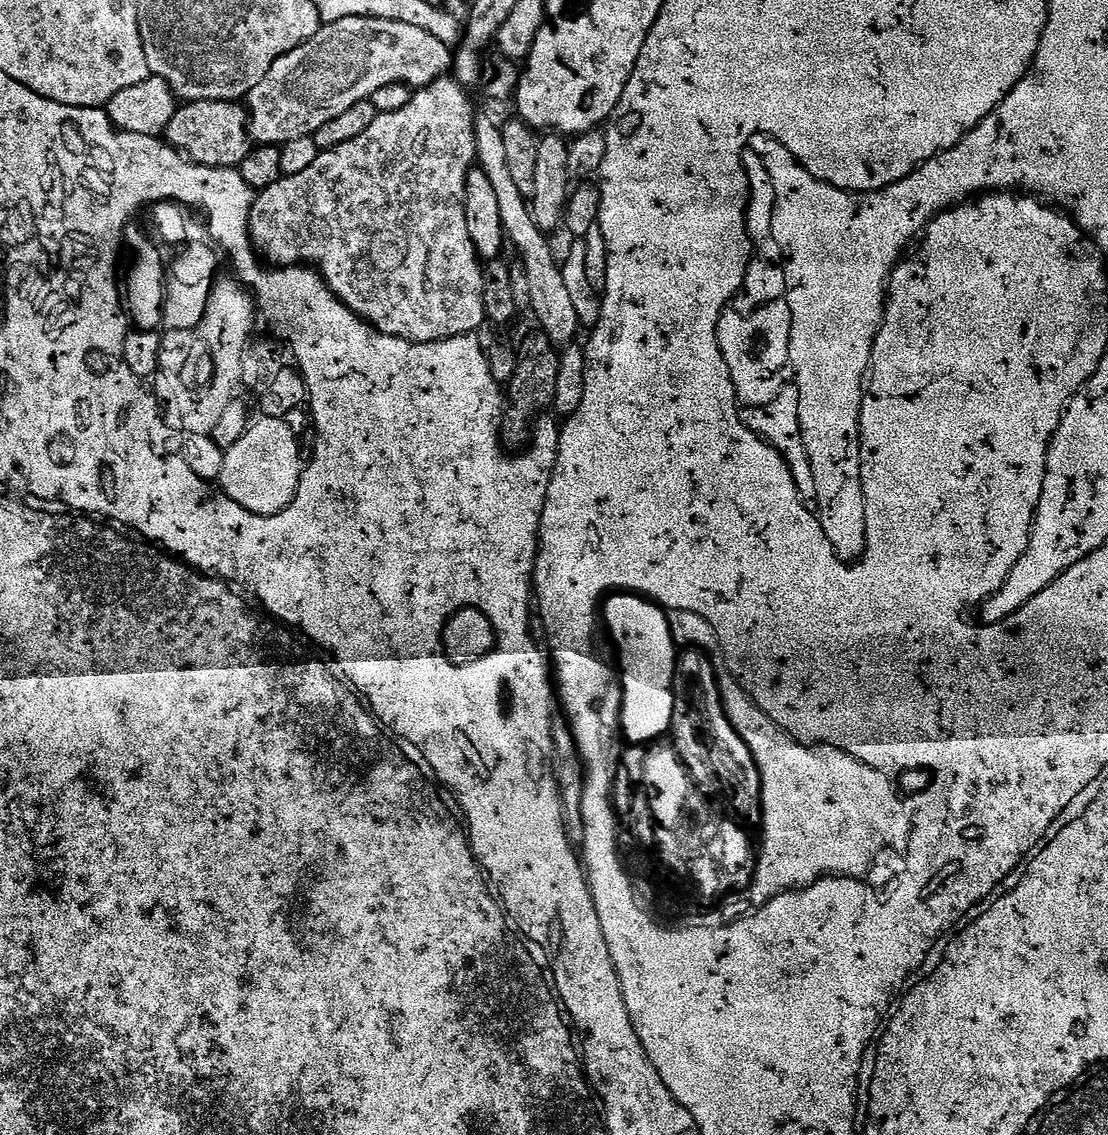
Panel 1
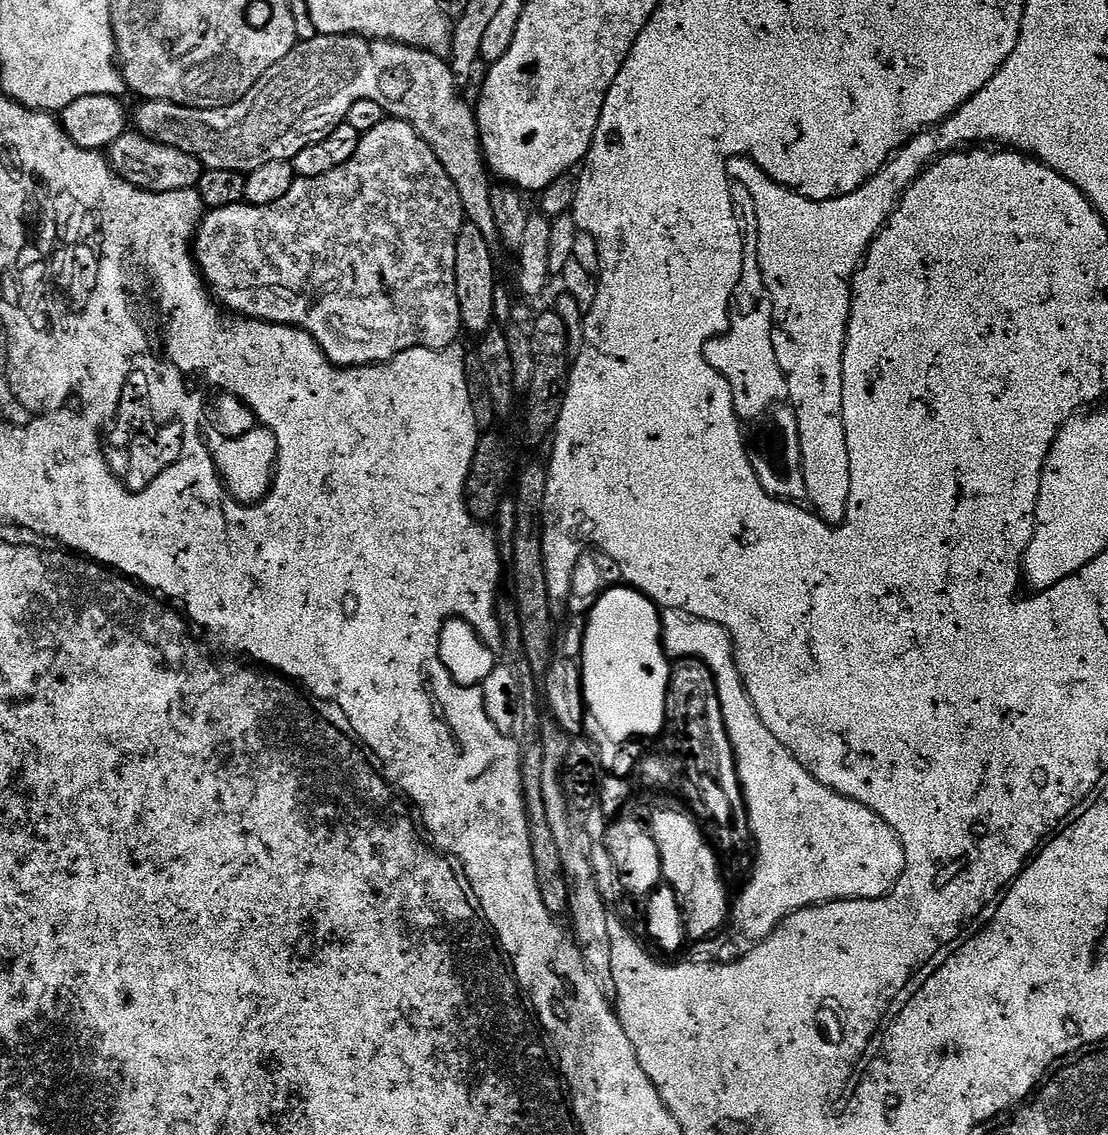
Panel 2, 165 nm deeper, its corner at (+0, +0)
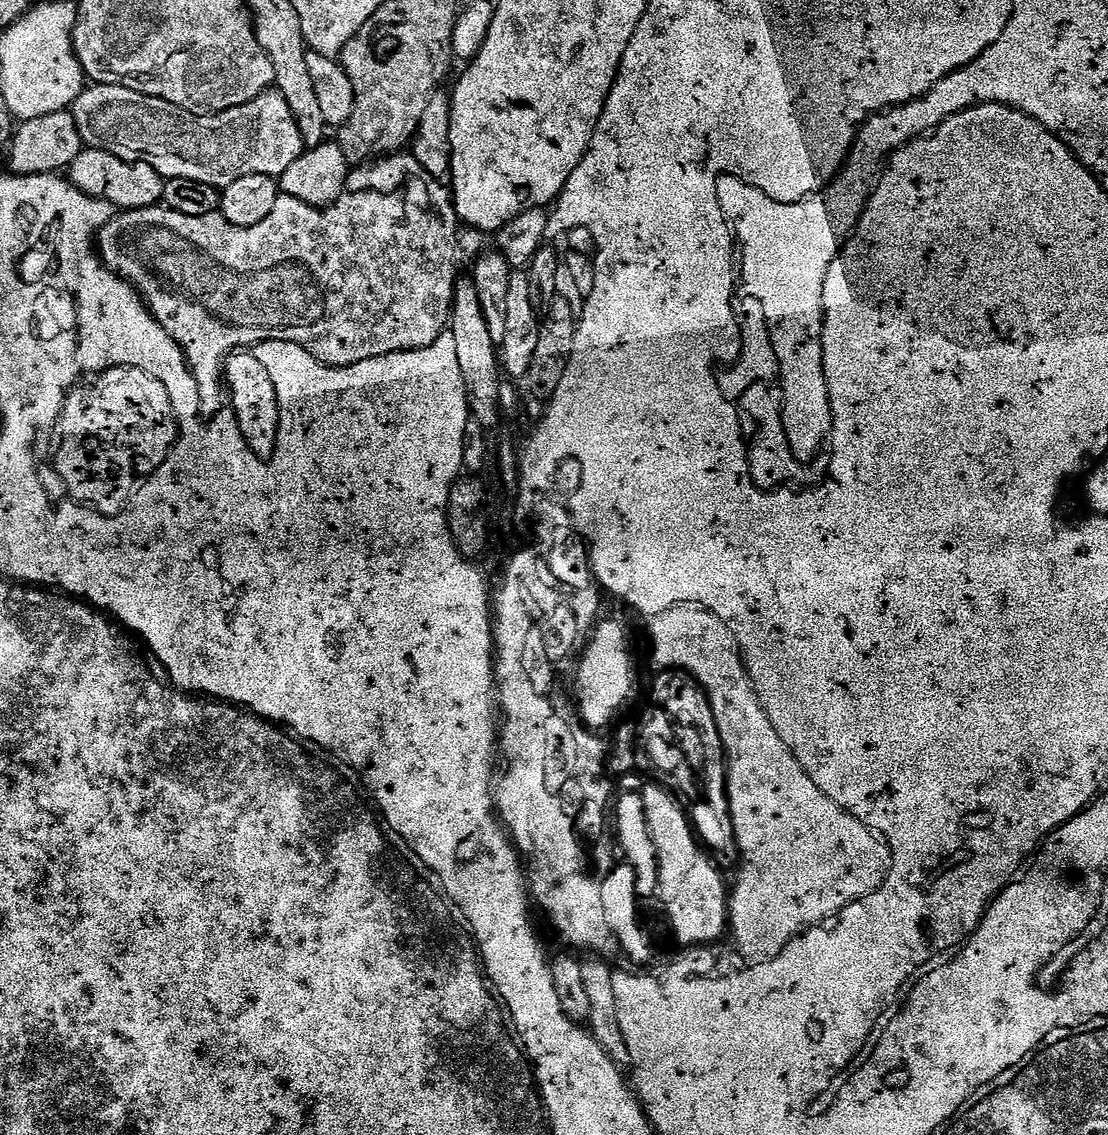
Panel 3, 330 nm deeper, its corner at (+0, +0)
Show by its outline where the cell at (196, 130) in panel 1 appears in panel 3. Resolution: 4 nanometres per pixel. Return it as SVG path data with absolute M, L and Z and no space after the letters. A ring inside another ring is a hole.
M84 148L74 158L71 165L66 169L67 179L78 190L94 199L108 200L116 210L131 210L134 208L155 208L163 201L165 177L160 176L154 170L154 166L142 162L126 162L109 152L103 152L97 148Z

